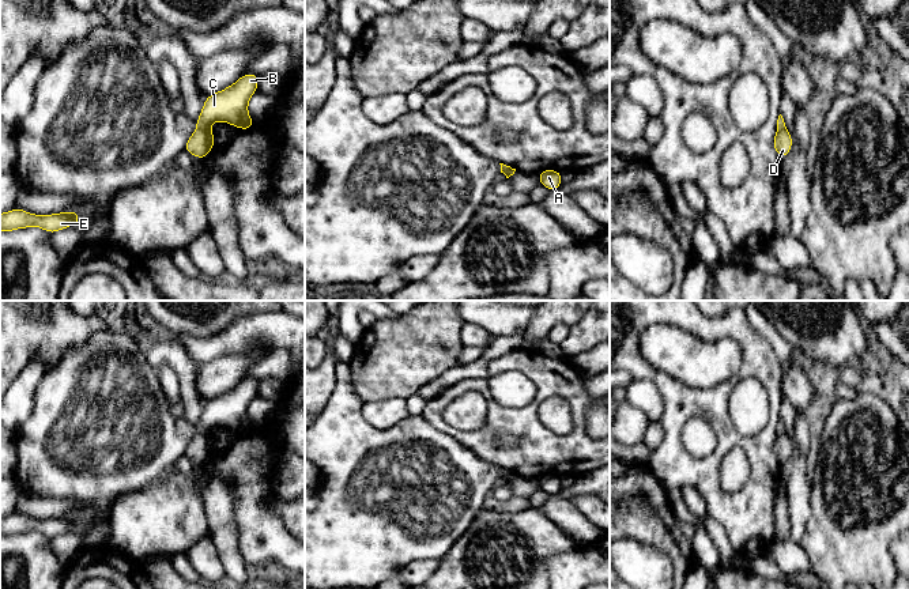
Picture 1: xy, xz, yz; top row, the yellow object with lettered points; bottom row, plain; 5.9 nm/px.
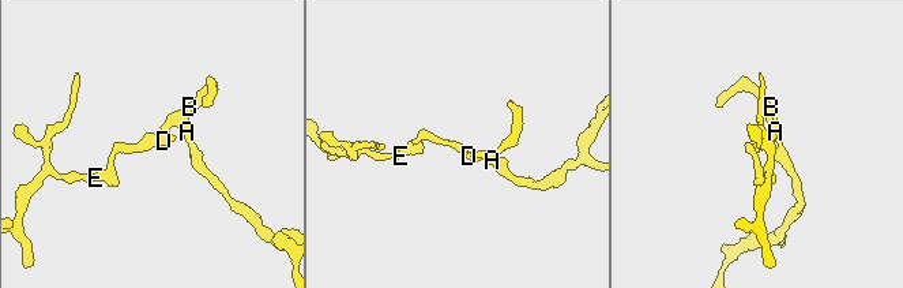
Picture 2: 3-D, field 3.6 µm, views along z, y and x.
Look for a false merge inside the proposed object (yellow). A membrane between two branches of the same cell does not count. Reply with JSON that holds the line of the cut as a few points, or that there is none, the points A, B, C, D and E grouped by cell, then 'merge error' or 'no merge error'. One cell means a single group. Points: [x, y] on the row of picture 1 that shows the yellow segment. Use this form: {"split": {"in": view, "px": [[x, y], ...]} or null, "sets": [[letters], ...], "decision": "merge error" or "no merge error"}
{"split": {"in": "xy", "px": [[207, 127], [196, 129]]}, "sets": [["A", "B", "C"], ["D", "E"]], "decision": "merge error"}

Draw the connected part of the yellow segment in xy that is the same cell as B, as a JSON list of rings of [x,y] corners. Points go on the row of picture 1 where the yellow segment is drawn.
[[[254,73],[242,75],[234,84],[205,98],[196,129],[207,129],[211,122],[222,121],[250,131],[254,121],[249,117],[248,102],[257,91],[259,79]]]

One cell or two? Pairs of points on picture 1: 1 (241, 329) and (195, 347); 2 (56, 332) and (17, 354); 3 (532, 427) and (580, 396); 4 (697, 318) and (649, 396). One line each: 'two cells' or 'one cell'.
1: one cell
2: one cell
3: one cell
4: two cells

